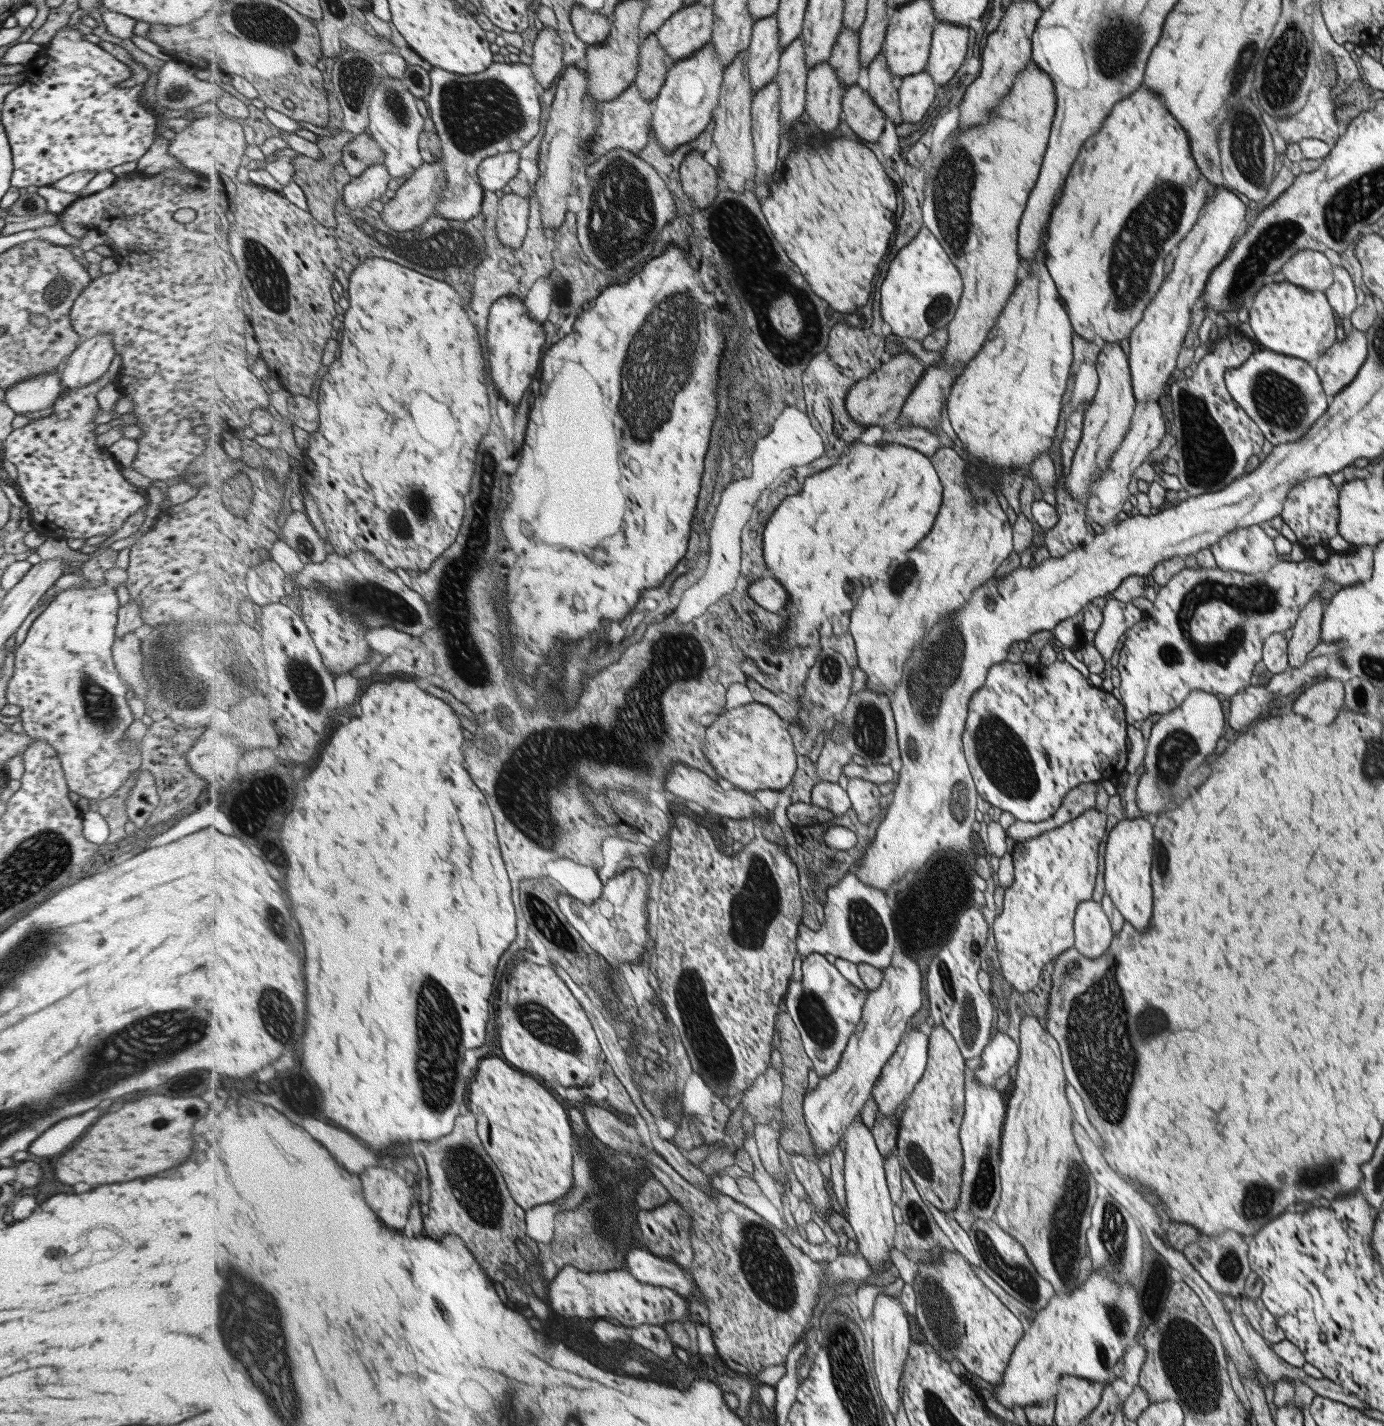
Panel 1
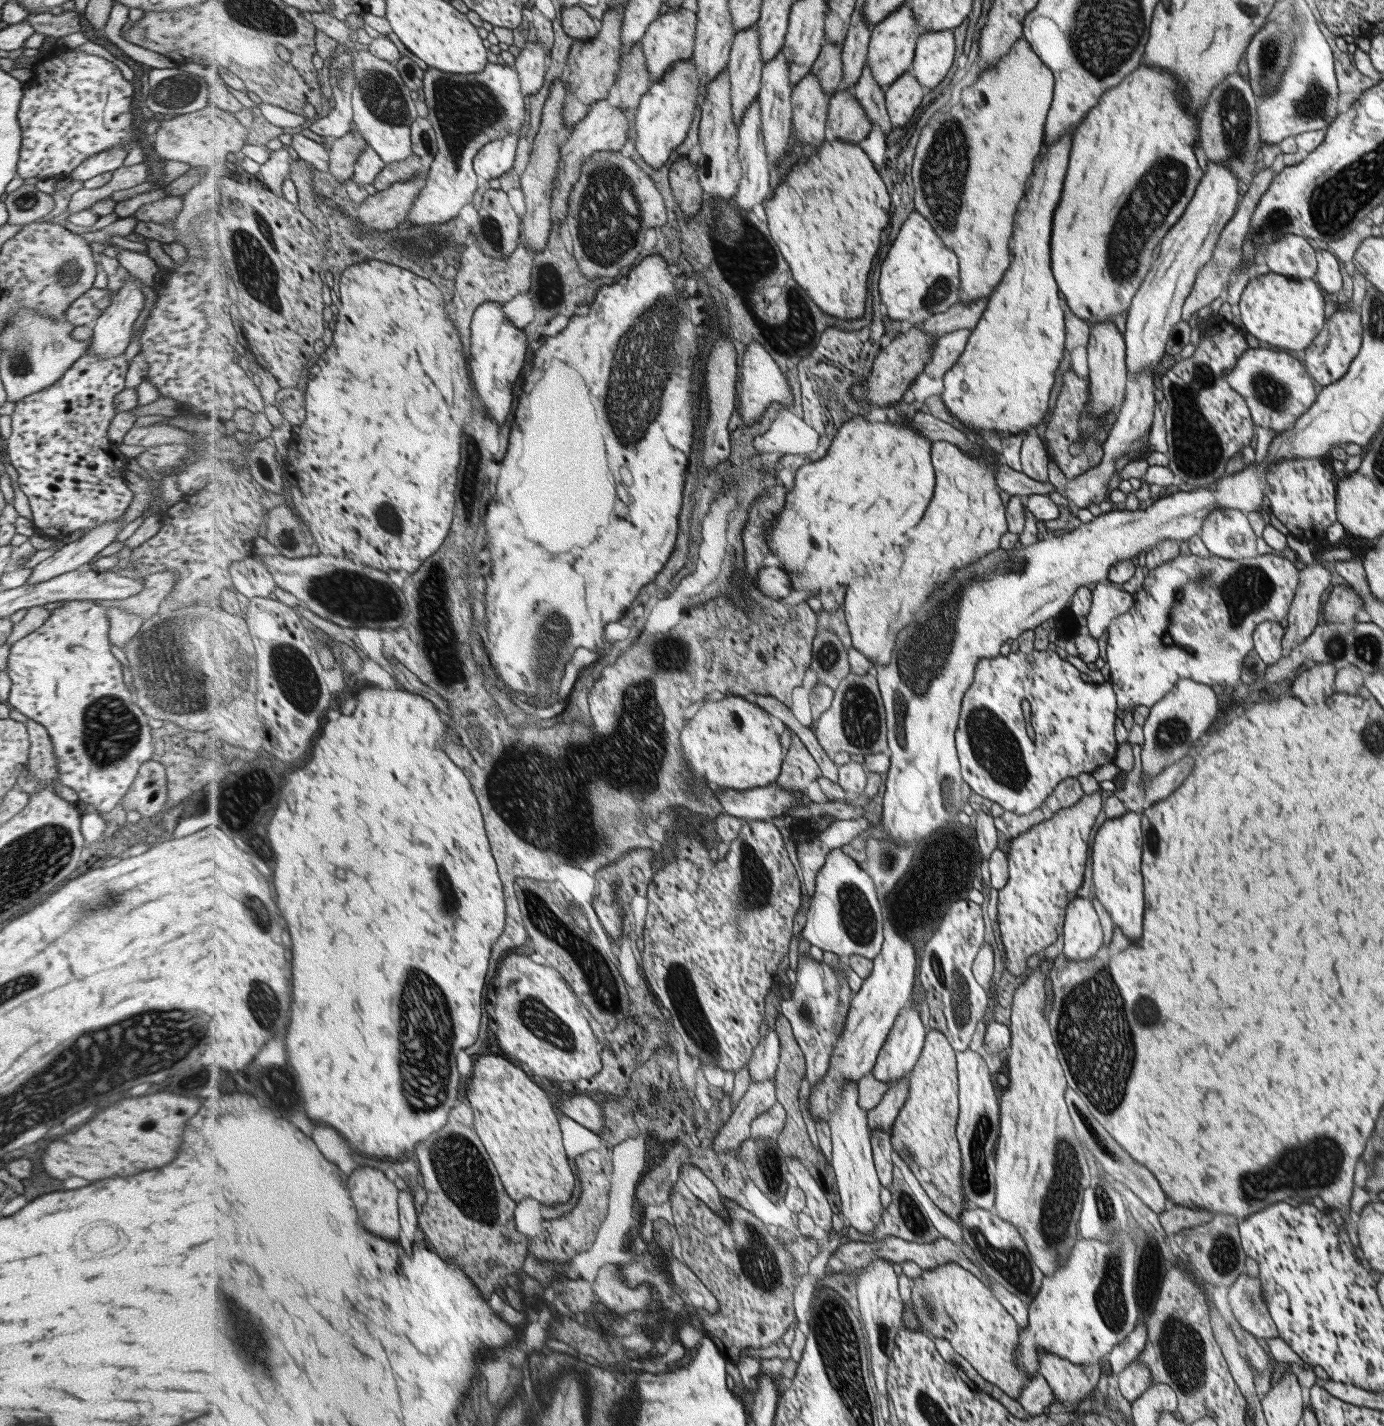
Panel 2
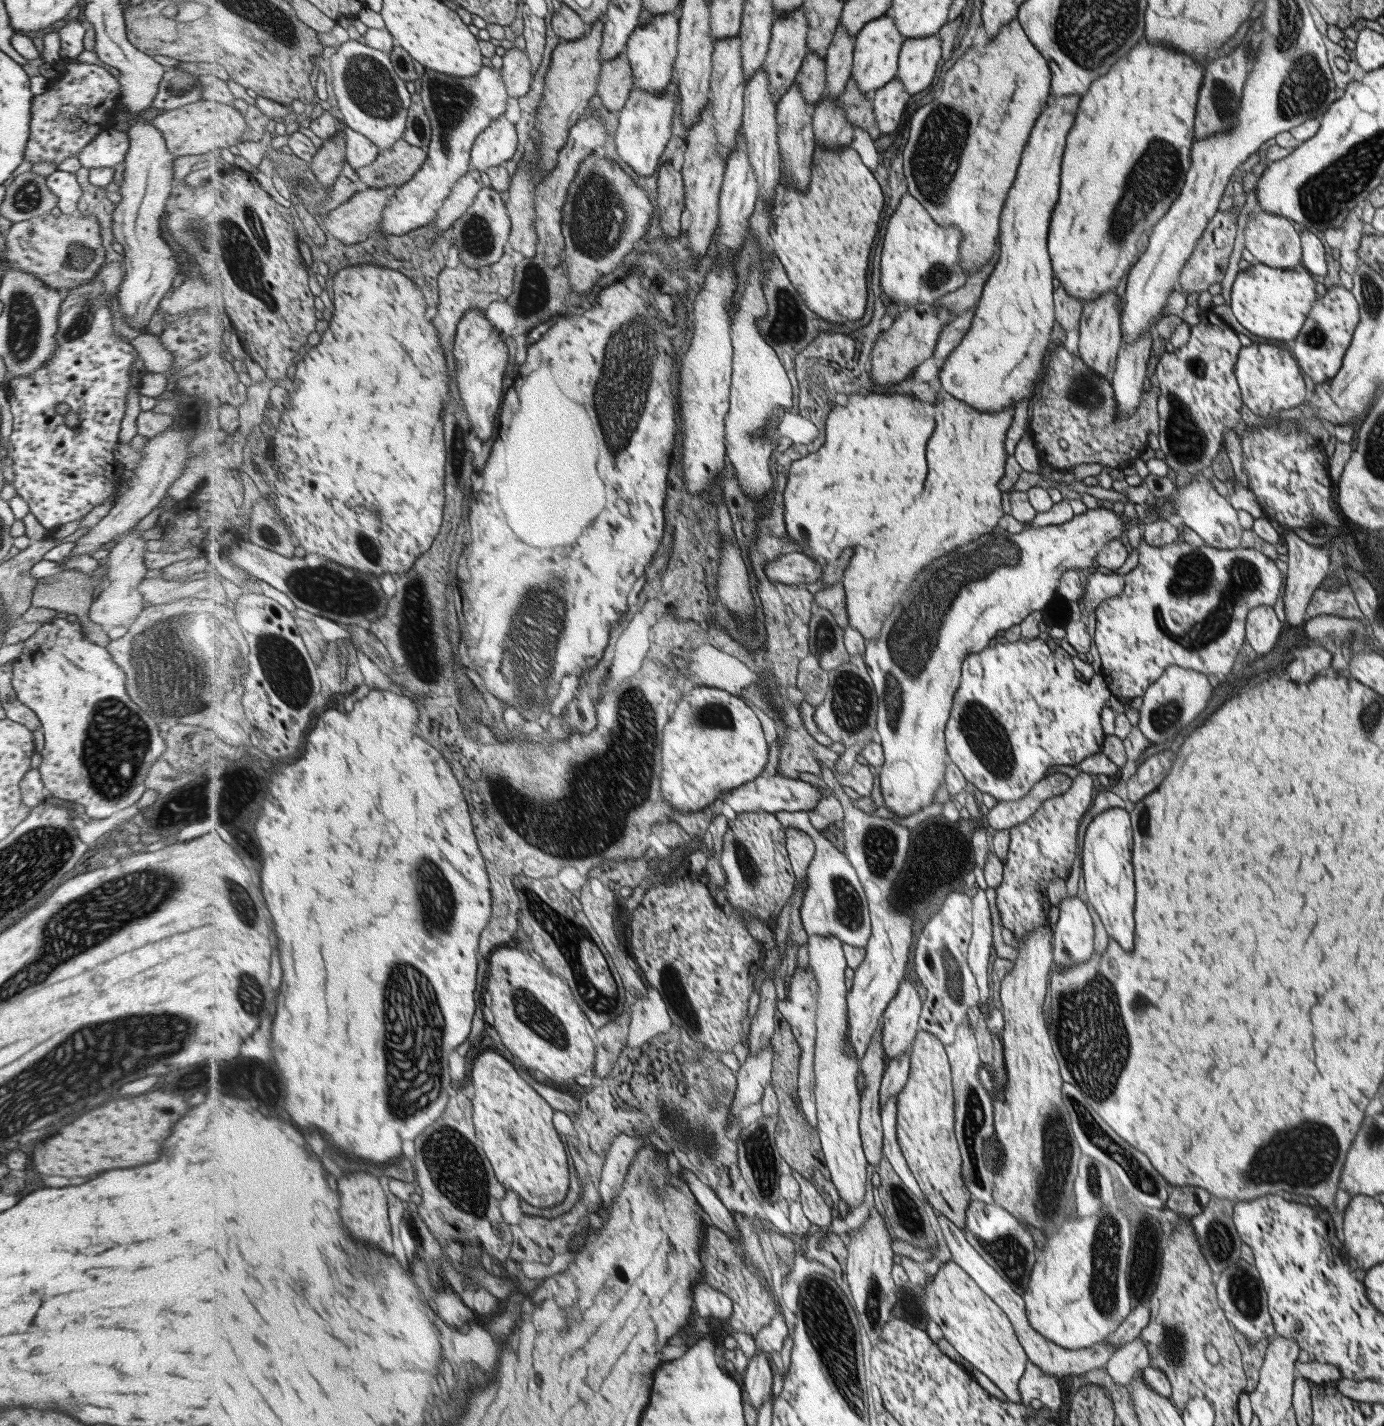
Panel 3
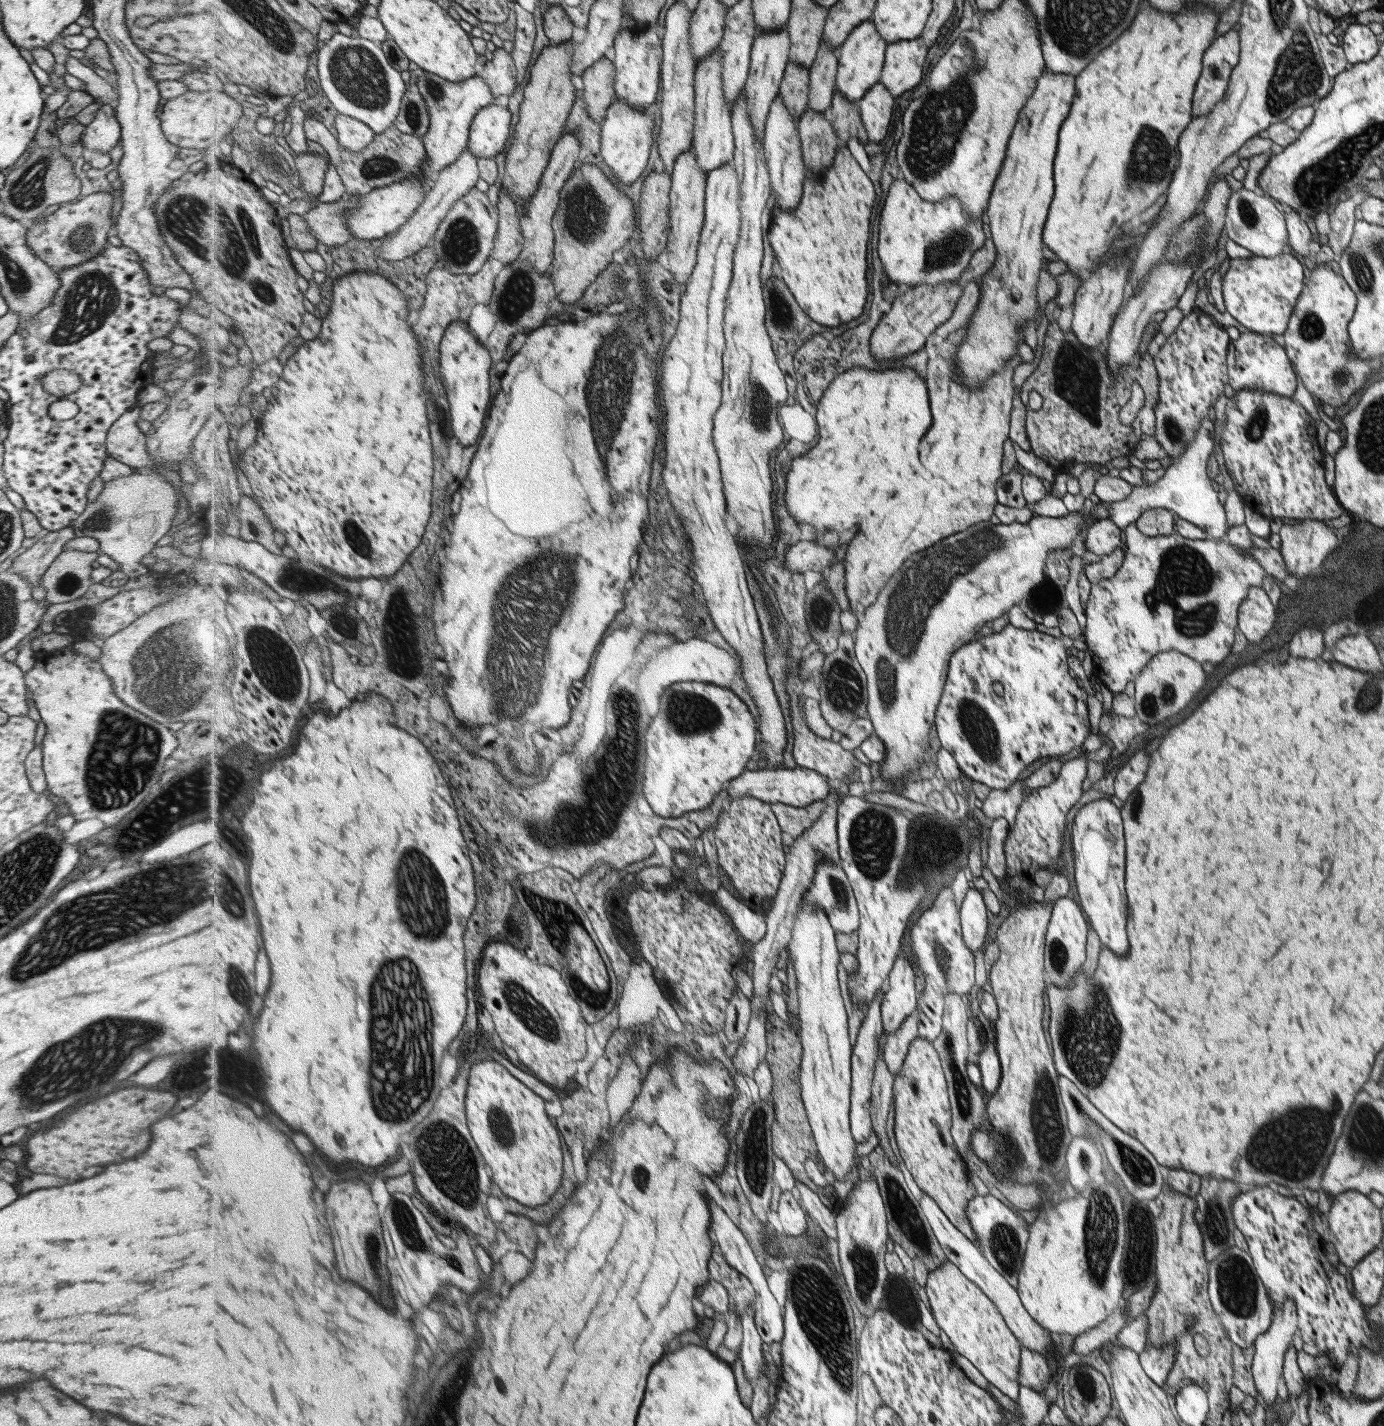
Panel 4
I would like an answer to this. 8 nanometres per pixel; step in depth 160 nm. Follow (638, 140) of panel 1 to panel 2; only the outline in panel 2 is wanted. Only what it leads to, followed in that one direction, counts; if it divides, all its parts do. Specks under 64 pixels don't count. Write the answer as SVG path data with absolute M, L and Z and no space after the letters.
M609 100L597 101L588 114L579 121L572 129L569 140L562 147L561 160L556 178L555 192L553 192L553 203L551 203L553 222L566 223L569 214L569 202L575 184L582 175L584 161L599 151L619 151L629 140L631 124L622 106L611 106Z

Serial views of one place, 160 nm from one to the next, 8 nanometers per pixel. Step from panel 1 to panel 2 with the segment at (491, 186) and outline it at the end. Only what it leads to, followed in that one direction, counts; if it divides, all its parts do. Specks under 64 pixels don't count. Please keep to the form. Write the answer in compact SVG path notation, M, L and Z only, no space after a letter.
M510 134L501 140L494 140L484 146L474 160L474 169L483 184L493 178L501 178L515 164L519 135Z

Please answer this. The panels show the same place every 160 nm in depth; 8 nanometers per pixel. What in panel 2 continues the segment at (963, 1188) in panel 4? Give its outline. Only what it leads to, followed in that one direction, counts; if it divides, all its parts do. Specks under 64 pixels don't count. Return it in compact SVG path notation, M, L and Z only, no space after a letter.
M931 1029L925 1037L923 1052L908 1077L908 1095L891 1126L890 1146L926 1191L931 1202L945 1216L960 1224L964 1213L959 1188L959 1148L955 1140L957 1120L956 1051L951 1050L940 1031Z

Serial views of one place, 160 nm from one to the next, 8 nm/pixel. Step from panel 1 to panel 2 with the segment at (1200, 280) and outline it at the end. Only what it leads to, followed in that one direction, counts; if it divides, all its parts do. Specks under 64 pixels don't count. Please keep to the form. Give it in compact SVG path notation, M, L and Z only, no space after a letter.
M1207 161L1203 168L1204 176L1197 183L1196 192L1192 196L1192 201L1184 210L1184 215L1180 221L1169 230L1165 240L1161 240L1160 250L1157 251L1157 258L1153 259L1149 266L1148 273L1132 298L1132 304L1126 311L1125 330L1125 350L1127 351L1127 365L1131 374L1137 374L1142 370L1159 370L1159 360L1165 353L1165 342L1170 337L1172 327L1181 321L1181 309L1183 302L1193 286L1197 271L1211 259L1211 253L1215 249L1215 243L1219 238L1219 233L1225 224L1231 220L1235 207L1237 207L1237 180L1235 175L1229 170L1225 163Z

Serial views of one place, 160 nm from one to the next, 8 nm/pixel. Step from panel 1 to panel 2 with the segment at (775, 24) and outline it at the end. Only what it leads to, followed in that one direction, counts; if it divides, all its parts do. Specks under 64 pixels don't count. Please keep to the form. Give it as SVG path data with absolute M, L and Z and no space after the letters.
M757 24L745 30L740 30L735 37L730 61L726 70L730 72L732 82L732 97L734 106L734 118L740 125L746 110L755 102L761 92L761 85L764 81L763 73L767 62L765 62L761 50L761 33Z

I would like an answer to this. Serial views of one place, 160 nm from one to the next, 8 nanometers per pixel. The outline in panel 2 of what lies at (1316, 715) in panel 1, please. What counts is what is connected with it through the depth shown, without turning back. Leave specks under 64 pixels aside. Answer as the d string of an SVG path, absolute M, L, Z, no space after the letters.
M1328 662L1311 663L1291 683L1289 694L1296 696L1303 704L1313 704L1315 700L1325 700L1333 695L1333 677L1336 669Z

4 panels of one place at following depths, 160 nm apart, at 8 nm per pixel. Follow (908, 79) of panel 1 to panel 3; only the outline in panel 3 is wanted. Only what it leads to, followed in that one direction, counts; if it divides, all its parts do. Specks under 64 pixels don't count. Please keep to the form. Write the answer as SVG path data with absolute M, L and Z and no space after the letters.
M893 78L870 95L875 111L876 125L881 135L889 134L897 128L903 116L903 108L907 104L909 92L903 83Z

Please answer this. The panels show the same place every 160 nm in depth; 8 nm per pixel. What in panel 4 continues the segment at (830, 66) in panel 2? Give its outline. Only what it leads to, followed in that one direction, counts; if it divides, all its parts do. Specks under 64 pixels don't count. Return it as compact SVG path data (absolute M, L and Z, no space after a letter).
M790 61L780 86L779 97L784 98L788 109L797 119L809 109L811 79L810 68Z

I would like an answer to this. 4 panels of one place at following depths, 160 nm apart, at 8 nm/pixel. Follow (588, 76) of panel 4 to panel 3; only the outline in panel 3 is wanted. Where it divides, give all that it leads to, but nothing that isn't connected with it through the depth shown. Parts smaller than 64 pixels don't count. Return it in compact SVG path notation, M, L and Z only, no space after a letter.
M622 52L613 60L604 61L597 96L610 112L620 111L625 108L635 84L629 55Z

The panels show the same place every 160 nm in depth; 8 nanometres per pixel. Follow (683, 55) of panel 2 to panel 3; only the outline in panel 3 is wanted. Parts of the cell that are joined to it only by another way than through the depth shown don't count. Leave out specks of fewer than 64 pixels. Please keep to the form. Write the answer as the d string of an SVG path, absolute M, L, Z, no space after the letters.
M669 13L658 14L653 22L640 25L635 29L626 50L633 67L635 88L659 93L674 80L674 65L680 53L680 17Z

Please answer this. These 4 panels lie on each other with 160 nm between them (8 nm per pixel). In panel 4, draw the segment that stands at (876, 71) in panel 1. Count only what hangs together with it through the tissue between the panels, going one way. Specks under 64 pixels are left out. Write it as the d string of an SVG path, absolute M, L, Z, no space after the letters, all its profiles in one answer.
M836 91L828 114L844 144L853 137L859 138L863 144L870 141L860 106L857 102L849 100L845 94Z

